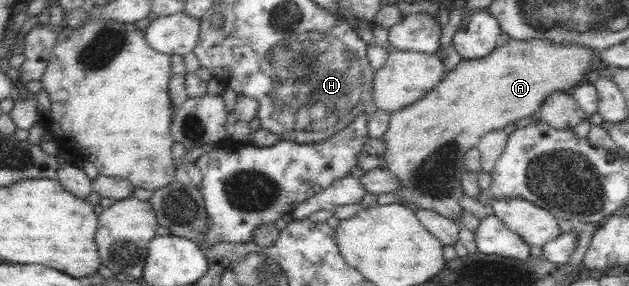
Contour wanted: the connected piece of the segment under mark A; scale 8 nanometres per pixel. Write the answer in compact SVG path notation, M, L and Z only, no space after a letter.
M514 38L509 39L505 45L497 47L493 53L489 53L485 57L479 59L462 60L456 67L443 76L443 79L433 87L425 97L421 97L419 101L401 109L401 111L395 111L391 114L391 122L389 127L383 135L383 141L387 150L382 154L380 159L384 161L383 169L392 173L400 183L398 190L394 193L399 199L400 203L413 203L419 208L436 211L439 215L443 215L446 218L458 221L458 217L461 216L463 209L459 206L459 201L465 199L465 192L463 192L463 186L461 186L461 178L465 172L465 157L467 152L471 148L475 148L479 140L490 131L502 129L509 123L513 124L515 121L527 118L536 112L539 112L543 101L551 95L554 91L569 92L572 93L573 86L584 79L585 74L591 71L591 63L593 63L593 49L581 46L579 44L571 44L571 42L555 42L543 39L529 39L526 41L518 41Z

